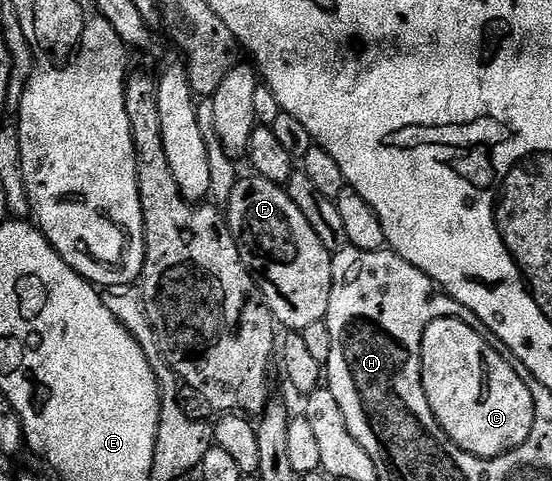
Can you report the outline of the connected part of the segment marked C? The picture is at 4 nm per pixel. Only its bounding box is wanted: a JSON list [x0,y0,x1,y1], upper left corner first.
[421,317,535,460]

